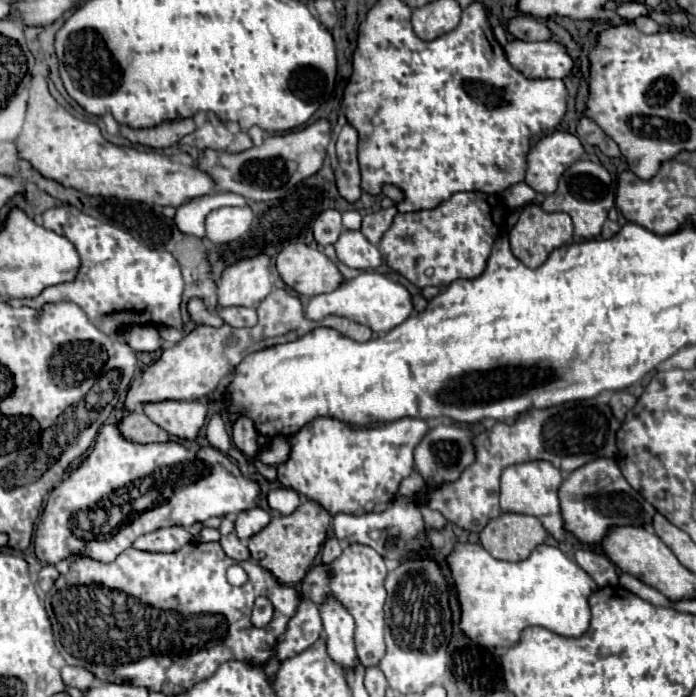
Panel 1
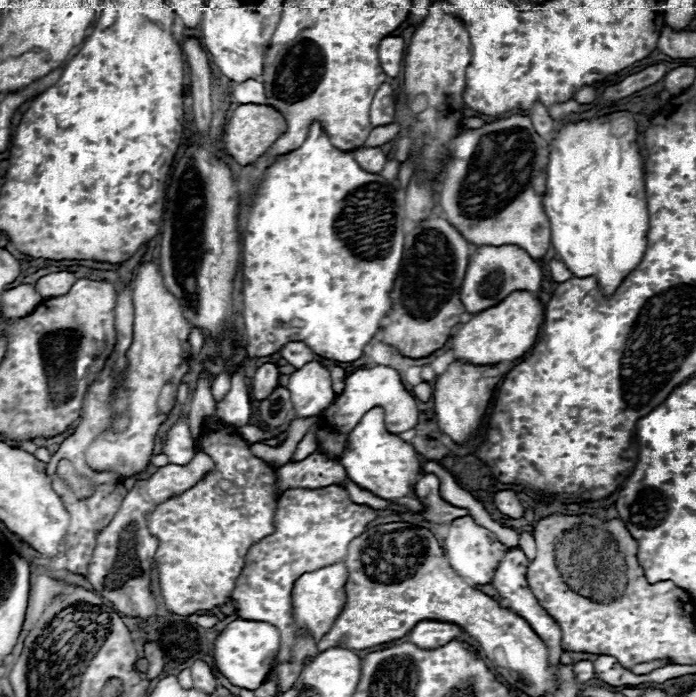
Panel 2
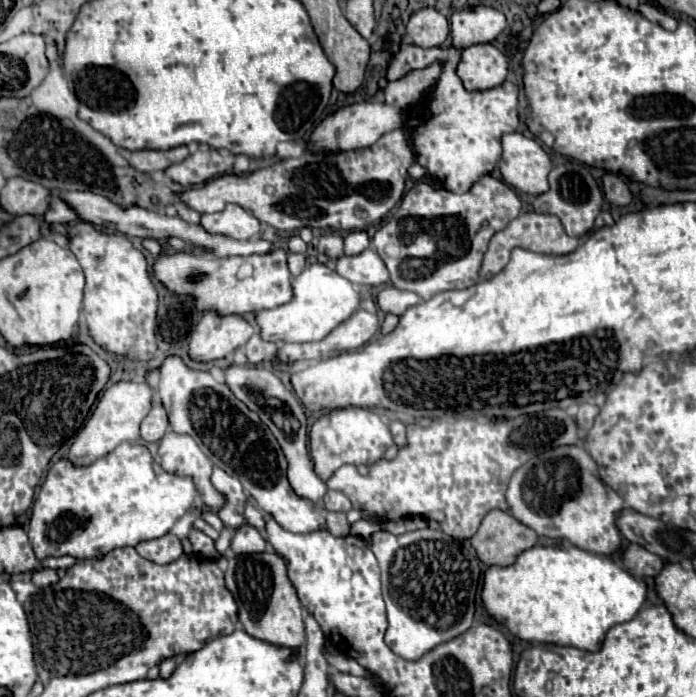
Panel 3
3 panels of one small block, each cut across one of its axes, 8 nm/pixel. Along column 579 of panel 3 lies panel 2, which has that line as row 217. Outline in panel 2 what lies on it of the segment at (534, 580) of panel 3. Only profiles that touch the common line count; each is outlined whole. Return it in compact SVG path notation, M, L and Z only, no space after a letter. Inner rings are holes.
M614 112L614 120L570 122L558 130L548 162L544 210L550 218L552 246L566 268L578 276L594 276L602 294L612 296L622 280L640 264L646 252L648 204L644 188L644 164L636 144L636 122L630 112Z

